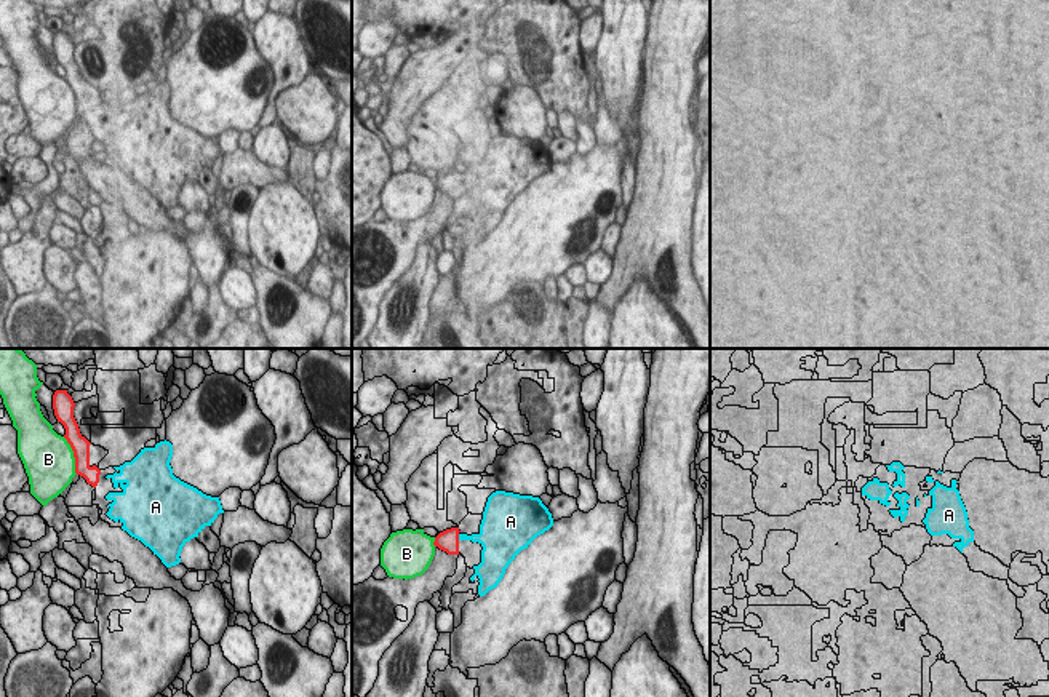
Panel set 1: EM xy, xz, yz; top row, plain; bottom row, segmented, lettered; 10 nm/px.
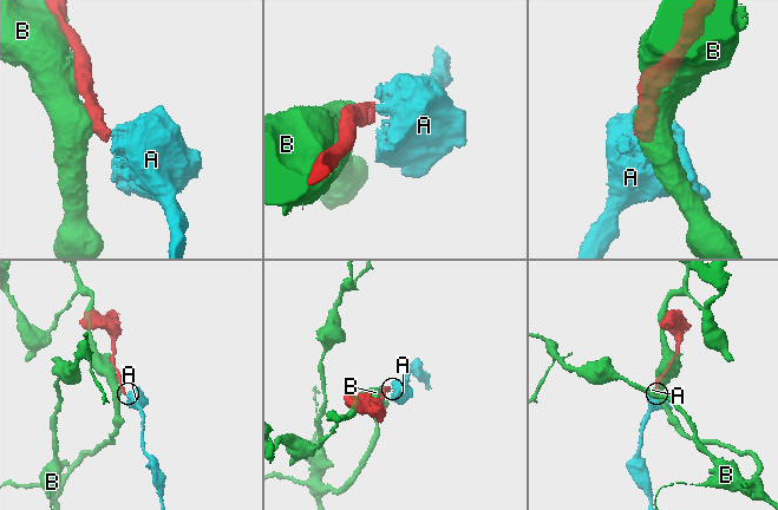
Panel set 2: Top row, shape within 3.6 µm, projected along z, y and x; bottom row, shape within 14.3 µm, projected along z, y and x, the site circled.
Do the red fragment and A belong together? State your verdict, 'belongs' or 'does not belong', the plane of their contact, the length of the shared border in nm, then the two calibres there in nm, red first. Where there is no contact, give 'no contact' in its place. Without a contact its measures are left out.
belongs | xz | 70 nm | 220/120 nm

